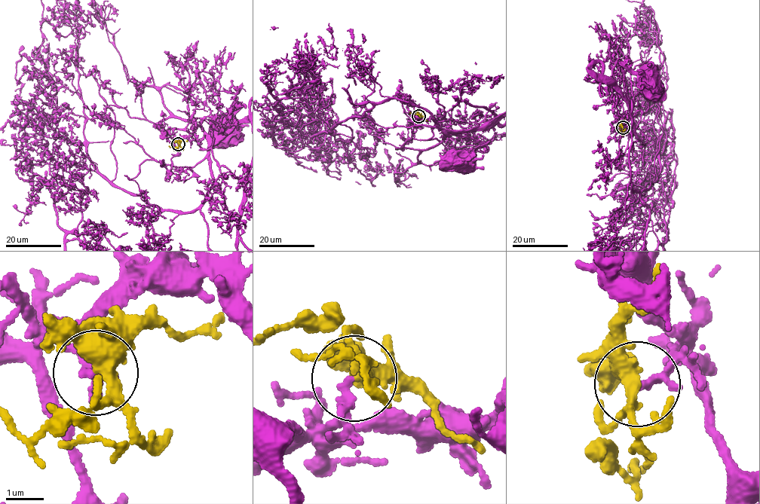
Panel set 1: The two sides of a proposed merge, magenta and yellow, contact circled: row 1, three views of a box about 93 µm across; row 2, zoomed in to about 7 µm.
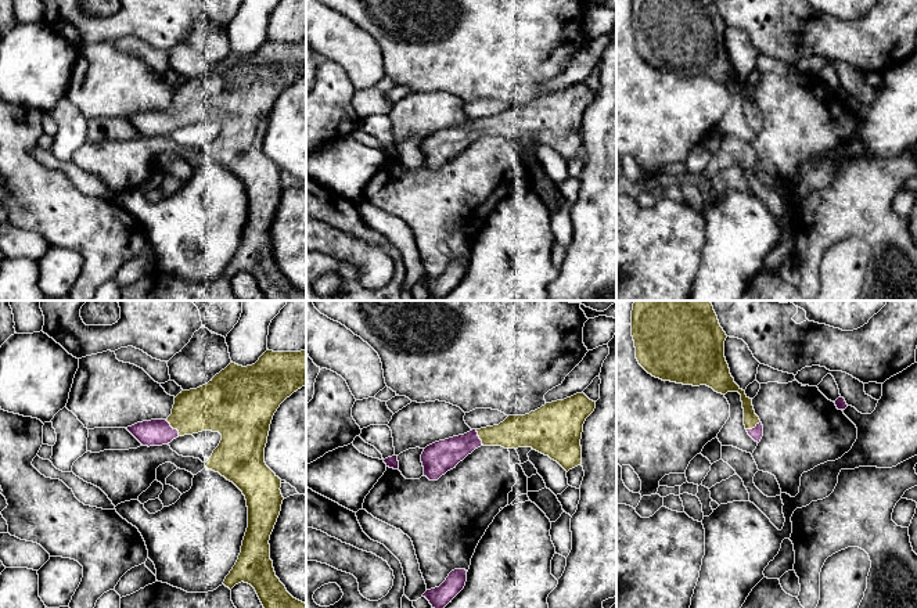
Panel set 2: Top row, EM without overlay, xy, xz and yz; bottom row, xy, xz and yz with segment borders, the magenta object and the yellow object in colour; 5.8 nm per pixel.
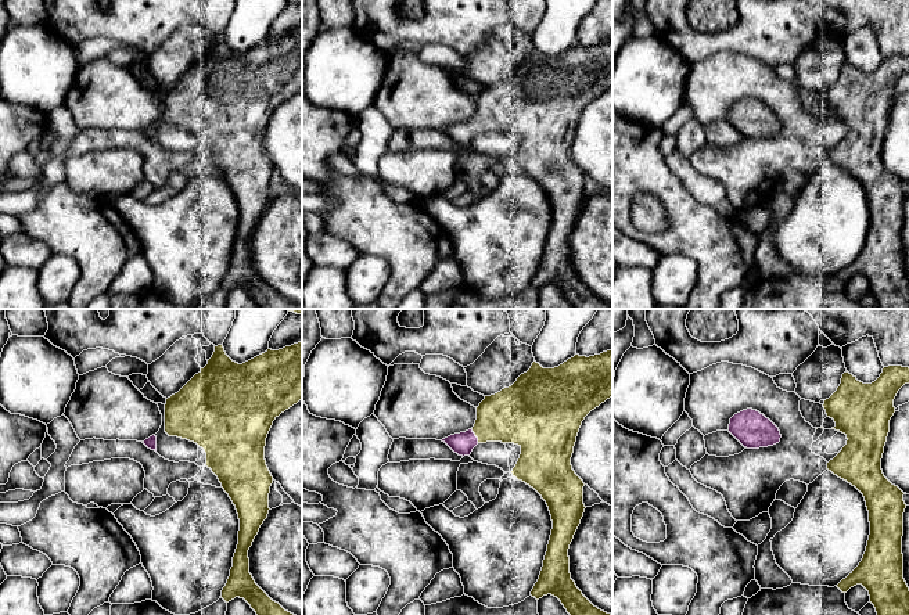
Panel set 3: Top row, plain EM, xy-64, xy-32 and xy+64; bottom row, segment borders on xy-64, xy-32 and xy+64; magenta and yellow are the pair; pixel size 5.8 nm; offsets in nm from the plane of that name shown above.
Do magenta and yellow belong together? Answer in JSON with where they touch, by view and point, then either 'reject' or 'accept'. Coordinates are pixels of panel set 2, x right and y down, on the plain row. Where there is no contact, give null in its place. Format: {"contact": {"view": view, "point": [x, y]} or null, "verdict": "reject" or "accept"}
{"contact": {"view": "xy", "point": [172, 118]}, "verdict": "accept"}

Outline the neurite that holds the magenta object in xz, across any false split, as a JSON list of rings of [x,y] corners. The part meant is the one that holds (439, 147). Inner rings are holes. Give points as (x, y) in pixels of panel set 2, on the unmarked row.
[[[576,83],[525,105],[508,105],[499,115],[435,132],[421,144],[424,166],[438,170],[481,136],[532,137],[568,162],[582,154],[583,114],[594,98],[596,91]]]

